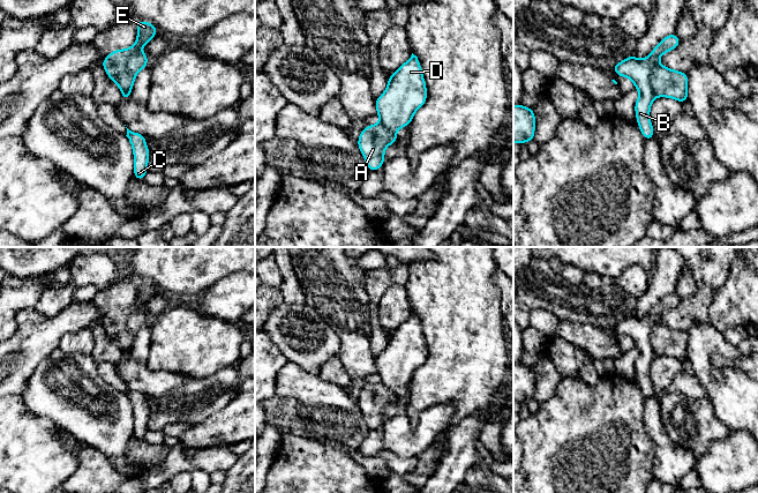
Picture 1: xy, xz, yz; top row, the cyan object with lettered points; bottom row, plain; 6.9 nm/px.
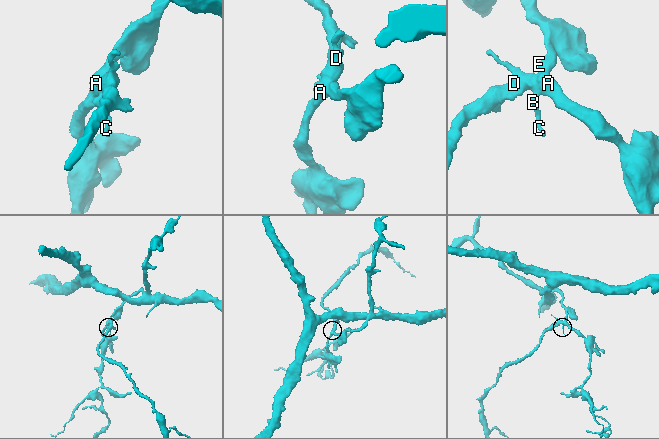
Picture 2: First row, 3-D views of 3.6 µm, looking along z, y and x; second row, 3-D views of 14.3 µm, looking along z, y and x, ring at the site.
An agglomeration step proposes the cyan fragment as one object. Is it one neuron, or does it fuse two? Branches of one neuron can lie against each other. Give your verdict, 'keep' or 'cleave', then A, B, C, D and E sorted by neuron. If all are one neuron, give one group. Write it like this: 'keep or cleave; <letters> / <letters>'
cleave; A E / B C D

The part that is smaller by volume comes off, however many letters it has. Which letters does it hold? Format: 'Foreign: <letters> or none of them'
Foreign: B, C, D

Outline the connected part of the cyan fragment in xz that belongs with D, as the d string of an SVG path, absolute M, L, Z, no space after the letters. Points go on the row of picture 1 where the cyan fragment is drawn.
M416 55L403 64L388 80L385 91L375 99L381 125L390 133L410 126L414 113L425 105L427 87Z

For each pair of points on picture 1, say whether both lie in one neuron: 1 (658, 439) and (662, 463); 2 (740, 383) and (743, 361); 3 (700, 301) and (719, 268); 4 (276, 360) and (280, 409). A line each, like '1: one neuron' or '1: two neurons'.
1: one neuron
2: two neurons
3: one neuron
4: two neurons

